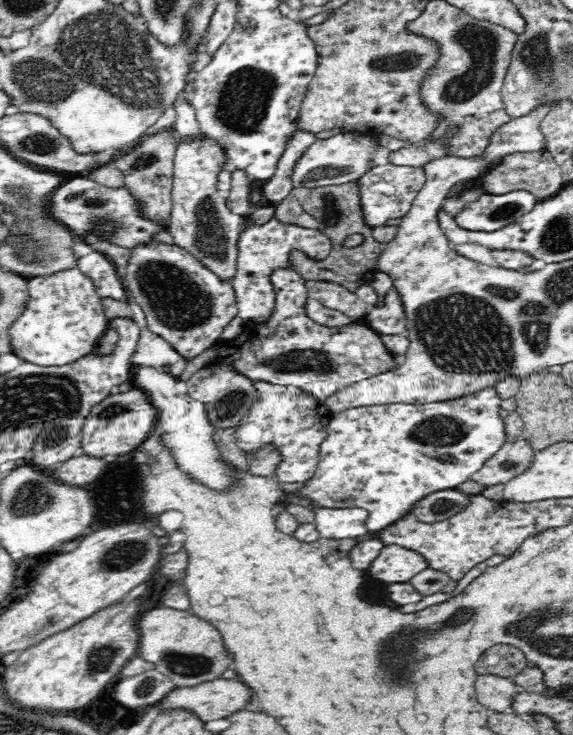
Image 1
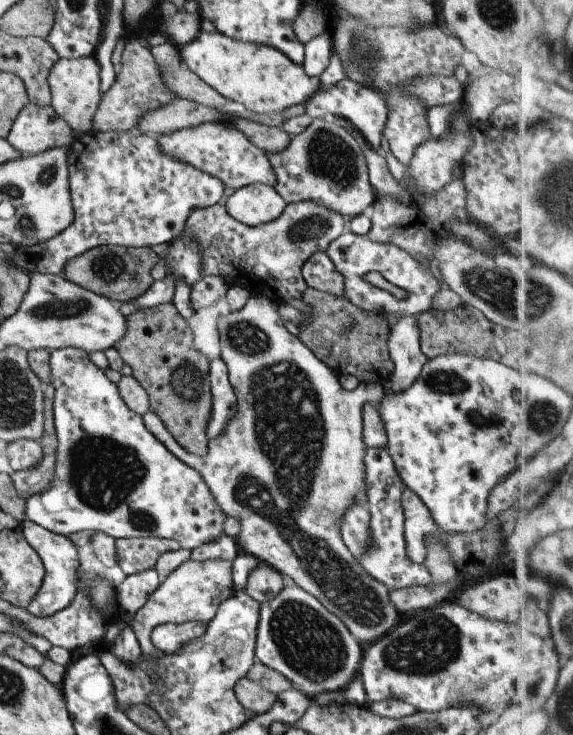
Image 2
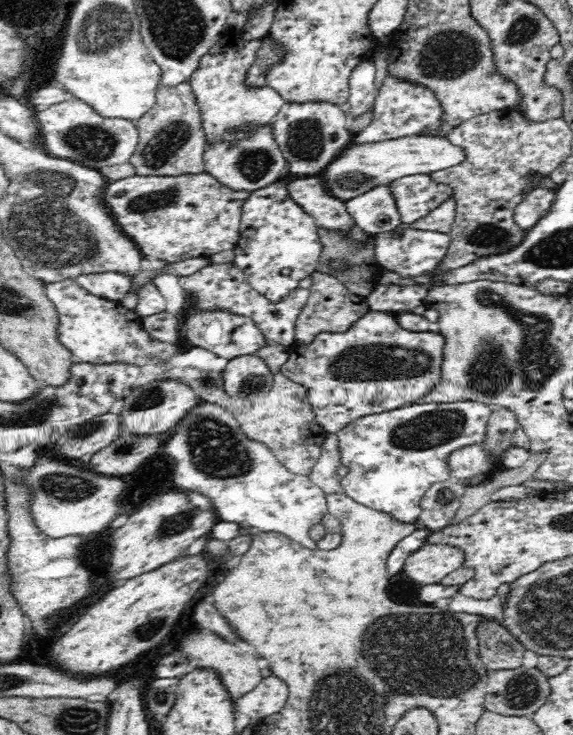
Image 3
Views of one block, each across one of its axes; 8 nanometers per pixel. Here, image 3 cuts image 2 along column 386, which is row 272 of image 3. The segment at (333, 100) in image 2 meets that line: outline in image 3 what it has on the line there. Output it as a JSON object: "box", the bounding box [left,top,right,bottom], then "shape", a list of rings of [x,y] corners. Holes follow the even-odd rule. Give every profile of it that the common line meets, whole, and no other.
{"box":[75,272,132,302],"shape":[[[118,272],[81,274],[75,279],[88,292],[113,302],[121,302],[132,286],[132,278]]]}

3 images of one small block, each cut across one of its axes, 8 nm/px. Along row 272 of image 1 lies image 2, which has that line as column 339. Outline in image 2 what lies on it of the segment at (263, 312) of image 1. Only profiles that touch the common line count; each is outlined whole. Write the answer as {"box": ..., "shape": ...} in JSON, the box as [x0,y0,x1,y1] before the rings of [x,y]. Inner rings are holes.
{"box":[324,232,441,318],"shape":[[[352,232],[341,233],[329,242],[324,253],[329,257],[335,270],[341,274],[344,280],[344,297],[353,306],[364,311],[371,311],[376,314],[395,313],[400,318],[403,315],[421,313],[430,308],[431,296],[438,289],[441,289],[431,273],[427,269],[422,269],[409,253],[394,244],[370,241],[366,235],[356,235]],[[367,272],[377,272],[385,282],[400,288],[401,292],[406,292],[406,297],[395,298],[387,290],[373,286],[369,282],[364,282],[363,276]]]}

